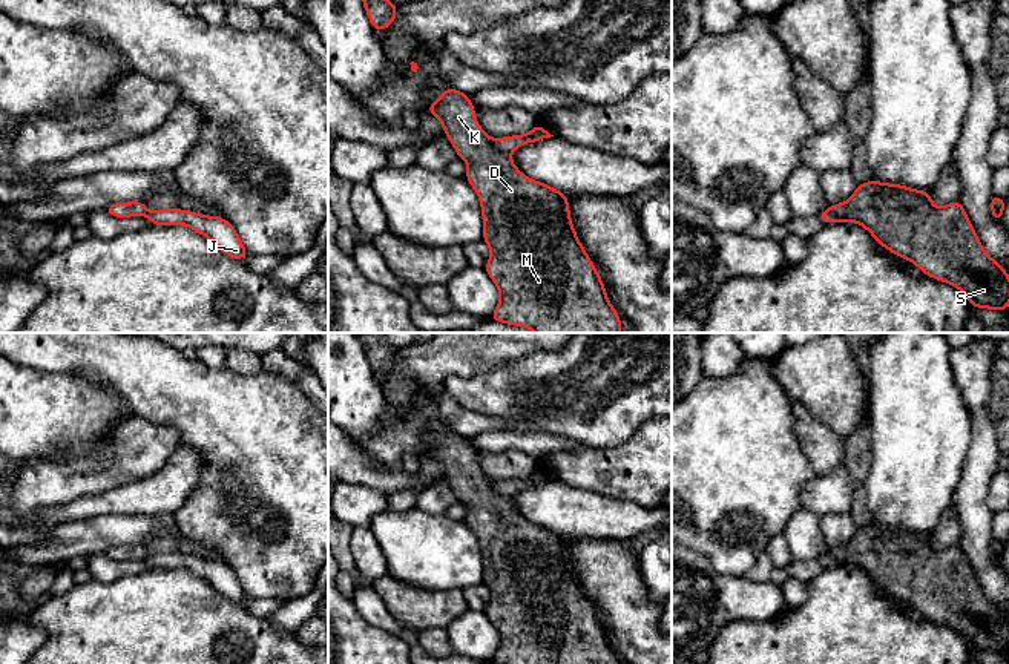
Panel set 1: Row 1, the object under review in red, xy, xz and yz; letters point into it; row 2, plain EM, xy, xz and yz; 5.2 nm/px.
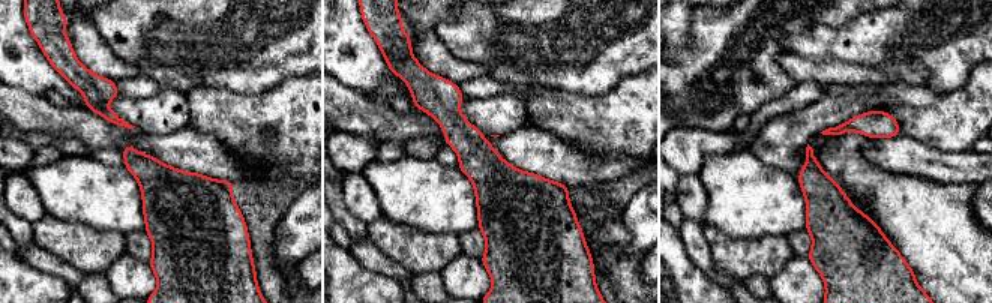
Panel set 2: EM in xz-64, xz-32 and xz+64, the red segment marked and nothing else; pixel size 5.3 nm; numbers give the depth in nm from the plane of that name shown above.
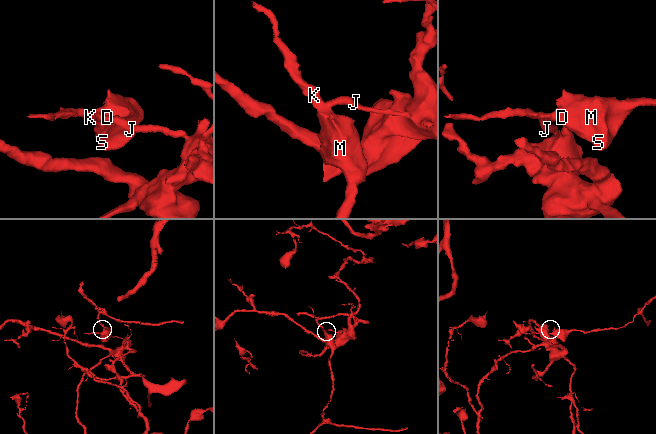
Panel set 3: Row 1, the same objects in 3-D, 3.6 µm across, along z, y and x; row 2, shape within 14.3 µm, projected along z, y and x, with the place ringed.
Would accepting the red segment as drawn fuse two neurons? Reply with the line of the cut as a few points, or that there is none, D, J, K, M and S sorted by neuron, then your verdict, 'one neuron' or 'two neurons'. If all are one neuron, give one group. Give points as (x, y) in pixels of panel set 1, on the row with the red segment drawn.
xz (491, 140), (496, 149), (508, 155) | D K M S / J | two neurons

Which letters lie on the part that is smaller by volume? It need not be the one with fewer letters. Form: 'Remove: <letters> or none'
Remove: D, K, M, S

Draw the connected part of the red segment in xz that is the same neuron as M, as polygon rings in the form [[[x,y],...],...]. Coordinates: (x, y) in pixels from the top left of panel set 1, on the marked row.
[[[454,87],[442,90],[426,113],[443,123],[443,133],[451,140],[457,156],[466,161],[465,178],[481,204],[483,241],[491,247],[485,271],[501,296],[491,319],[535,333],[620,333],[621,319],[572,227],[567,196],[524,176],[509,155],[492,147],[492,140],[475,121],[475,107],[468,94]]]

